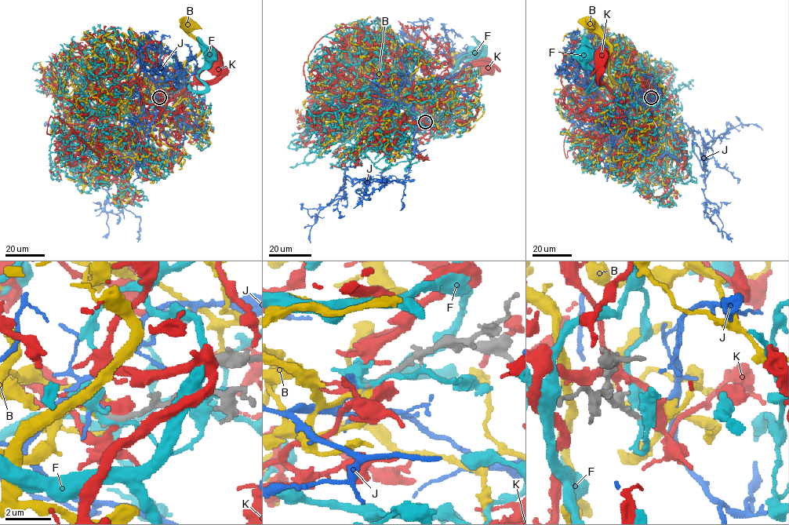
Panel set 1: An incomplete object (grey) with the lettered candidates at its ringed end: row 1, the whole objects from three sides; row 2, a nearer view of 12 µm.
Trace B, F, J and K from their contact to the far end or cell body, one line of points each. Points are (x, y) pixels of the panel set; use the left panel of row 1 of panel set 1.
B: (159, 97), (147, 98), (128, 115), (130, 105), (169, 80), (201, 49), (187, 25)
F: (160, 98), (163, 86), (163, 101), (126, 101), (117, 117), (181, 86), (204, 90), (209, 52)
J: (160, 96), (170, 111), (150, 160), (134, 129), (97, 122), (85, 156), (109, 202), (140, 218), (137, 242)
K: (160, 97), (169, 94), (158, 105), (165, 112), (142, 125), (190, 85), (211, 82), (222, 70), (215, 62)

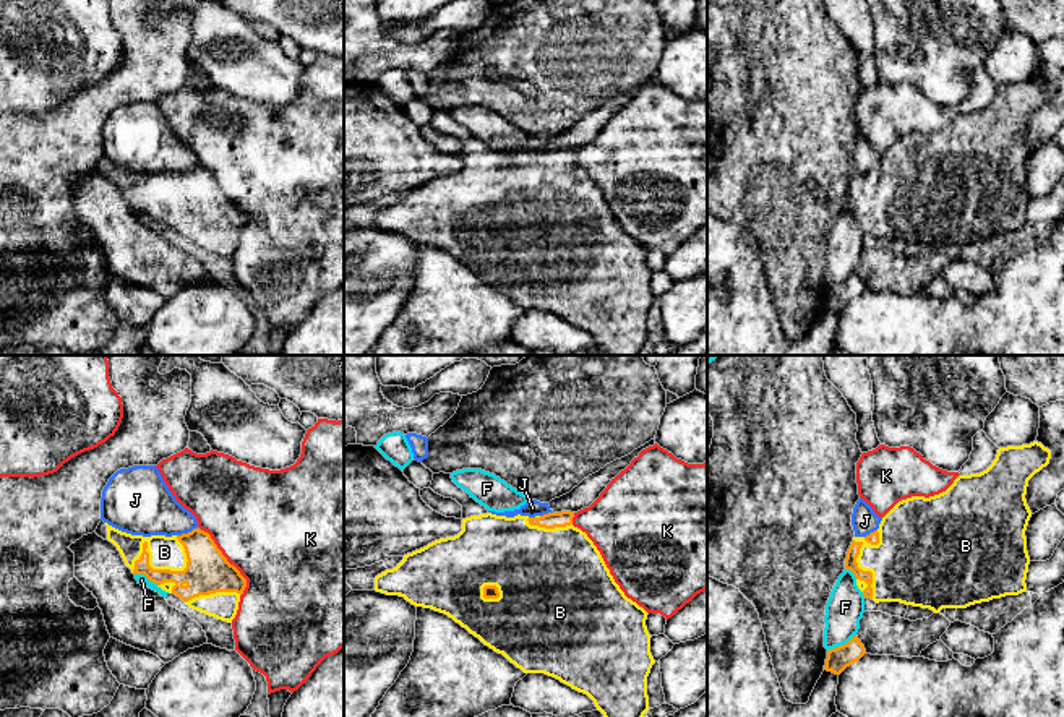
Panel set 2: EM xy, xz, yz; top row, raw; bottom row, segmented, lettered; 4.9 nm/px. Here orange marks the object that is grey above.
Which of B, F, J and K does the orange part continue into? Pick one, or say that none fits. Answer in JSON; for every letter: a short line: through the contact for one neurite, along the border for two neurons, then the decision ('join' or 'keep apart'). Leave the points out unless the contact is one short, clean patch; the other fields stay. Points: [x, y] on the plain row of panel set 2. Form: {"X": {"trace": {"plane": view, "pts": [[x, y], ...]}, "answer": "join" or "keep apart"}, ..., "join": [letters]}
{"B": {"answer": "join"}, "F": {"answer": "keep apart"}, "J": {"trace": {"plane": "xy", "pts": [[195, 164], [177, 172]]}, "answer": "keep apart"}, "K": {"answer": "keep apart"}, "join": ["B"]}

